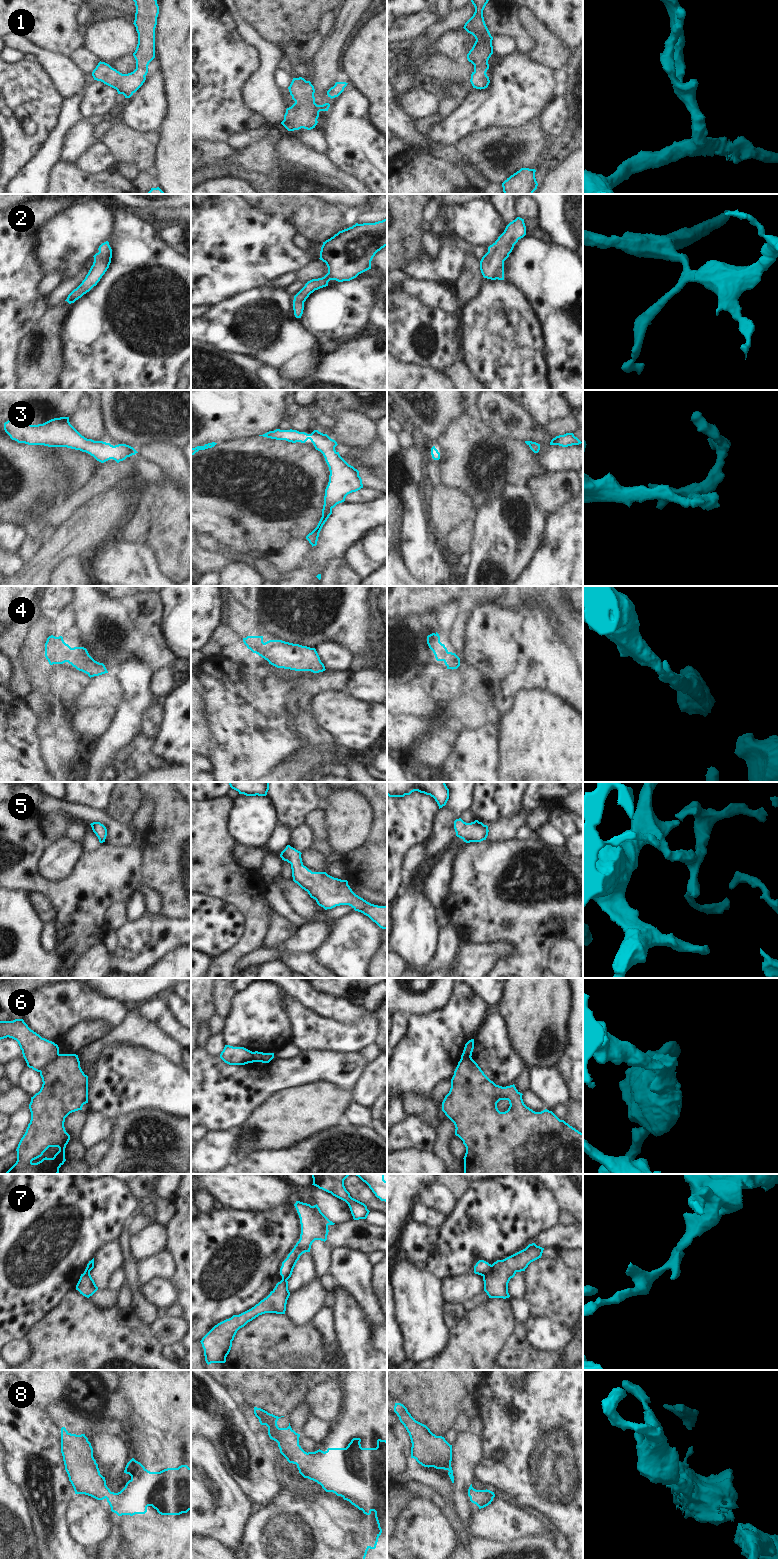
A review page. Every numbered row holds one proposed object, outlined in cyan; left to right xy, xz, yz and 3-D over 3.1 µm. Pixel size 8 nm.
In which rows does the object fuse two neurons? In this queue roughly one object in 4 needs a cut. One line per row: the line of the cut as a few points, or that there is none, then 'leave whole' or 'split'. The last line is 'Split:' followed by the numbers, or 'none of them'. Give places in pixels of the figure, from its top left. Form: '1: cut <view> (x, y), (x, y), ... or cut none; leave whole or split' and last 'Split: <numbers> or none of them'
1: cut none; leave whole
2: cut none; leave whole
3: cut none; leave whole
4: cut none; leave whole
5: cut none; leave whole
6: cut xy (59, 1054), (39, 1071); split
7: cut yz (491, 1265), (491, 1270), (483, 1276); split
8: cut none; leave whole
Split: 6, 7

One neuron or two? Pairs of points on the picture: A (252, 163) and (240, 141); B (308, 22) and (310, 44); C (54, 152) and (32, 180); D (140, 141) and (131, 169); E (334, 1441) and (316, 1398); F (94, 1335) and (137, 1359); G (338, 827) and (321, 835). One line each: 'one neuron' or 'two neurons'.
A: two neurons
B: two neurons
C: one neuron
D: two neurons
E: two neurons
F: one neuron
G: two neurons

